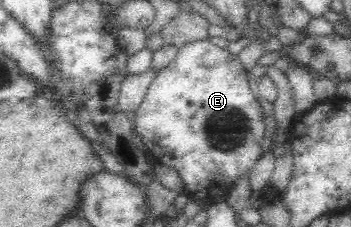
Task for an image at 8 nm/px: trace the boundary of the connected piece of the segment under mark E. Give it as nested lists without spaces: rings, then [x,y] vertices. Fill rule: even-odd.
[[[209,39],[186,43],[179,48],[175,60],[169,63],[166,69],[163,69],[153,78],[153,81],[151,81],[147,89],[142,105],[139,106],[137,113],[135,113],[134,124],[136,125],[137,132],[143,137],[145,148],[156,157],[157,162],[169,164],[179,171],[181,178],[183,178],[183,182],[185,182],[185,191],[187,191],[189,197],[193,198],[195,201],[211,205],[215,197],[221,197],[221,195],[229,193],[234,187],[234,183],[237,179],[240,179],[245,173],[249,175],[249,171],[251,171],[254,163],[261,157],[261,145],[265,135],[265,118],[262,108],[258,103],[258,99],[254,96],[249,87],[247,72],[248,70],[243,67],[239,55],[233,55],[229,50],[218,47]]]

